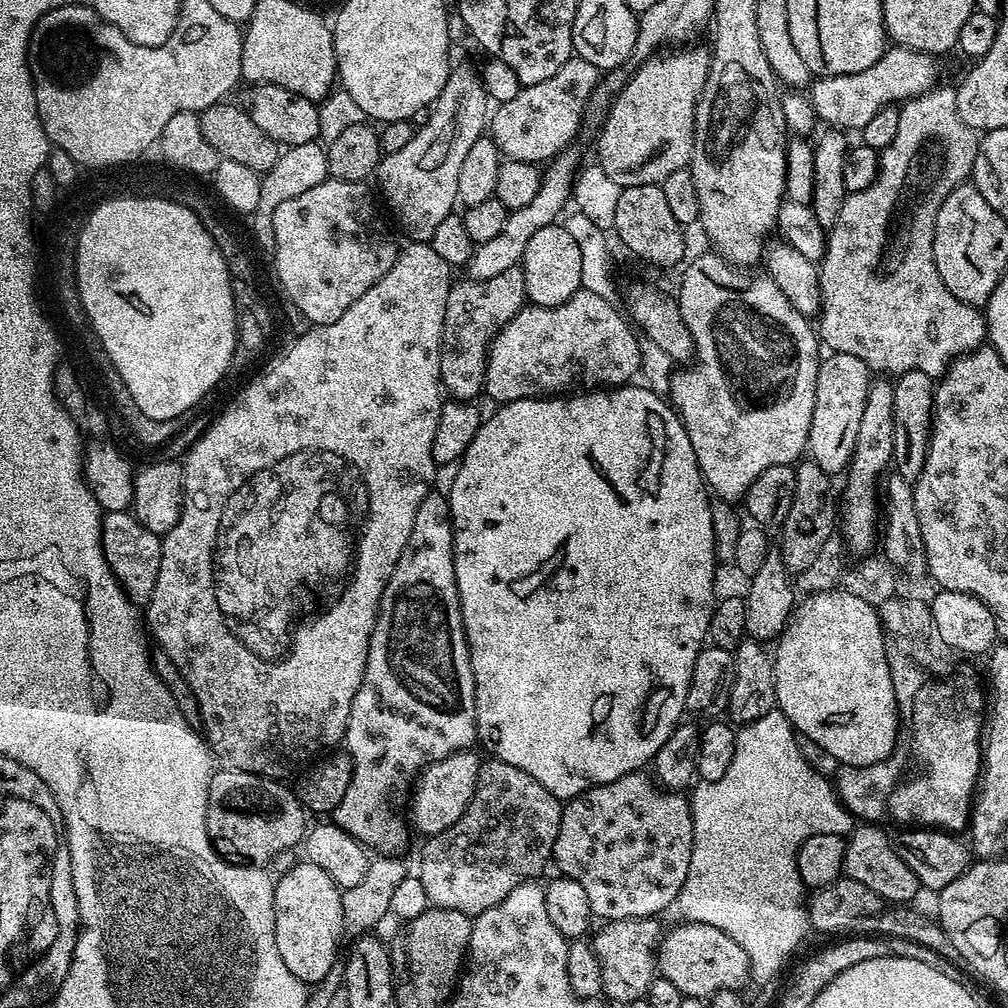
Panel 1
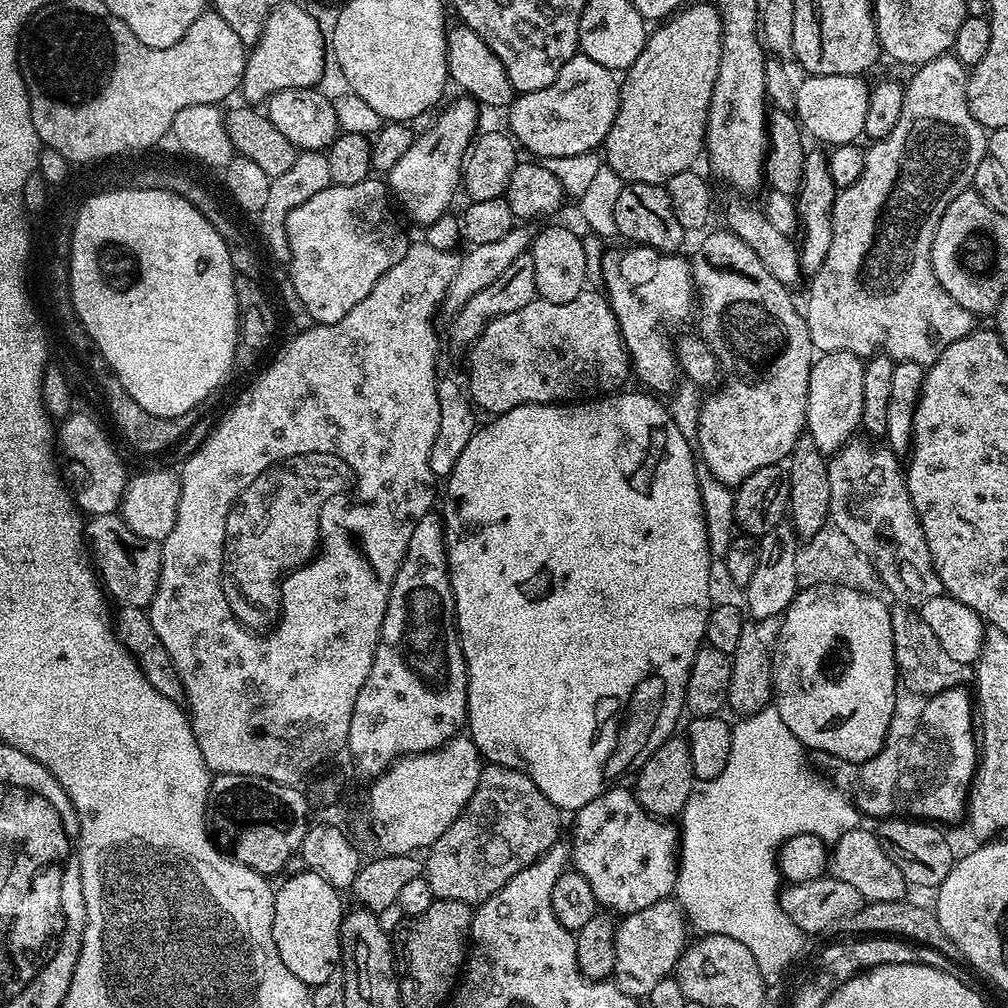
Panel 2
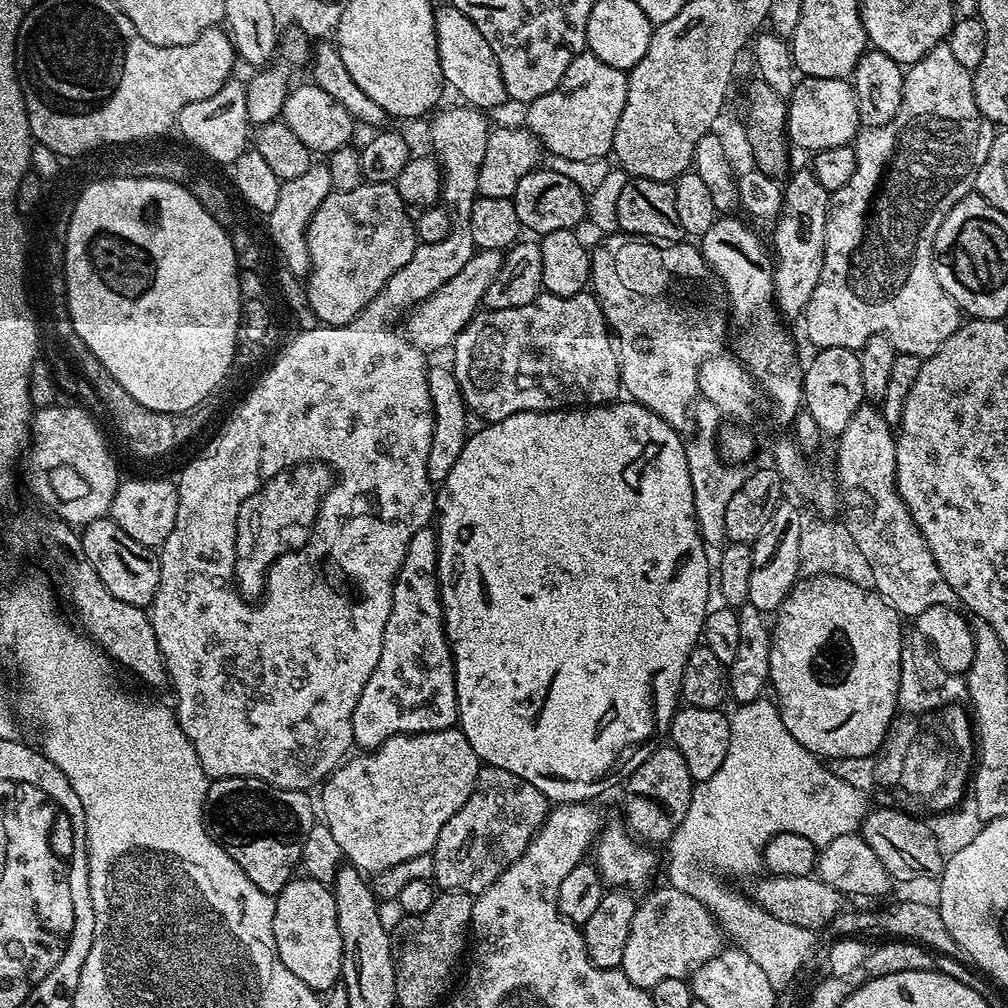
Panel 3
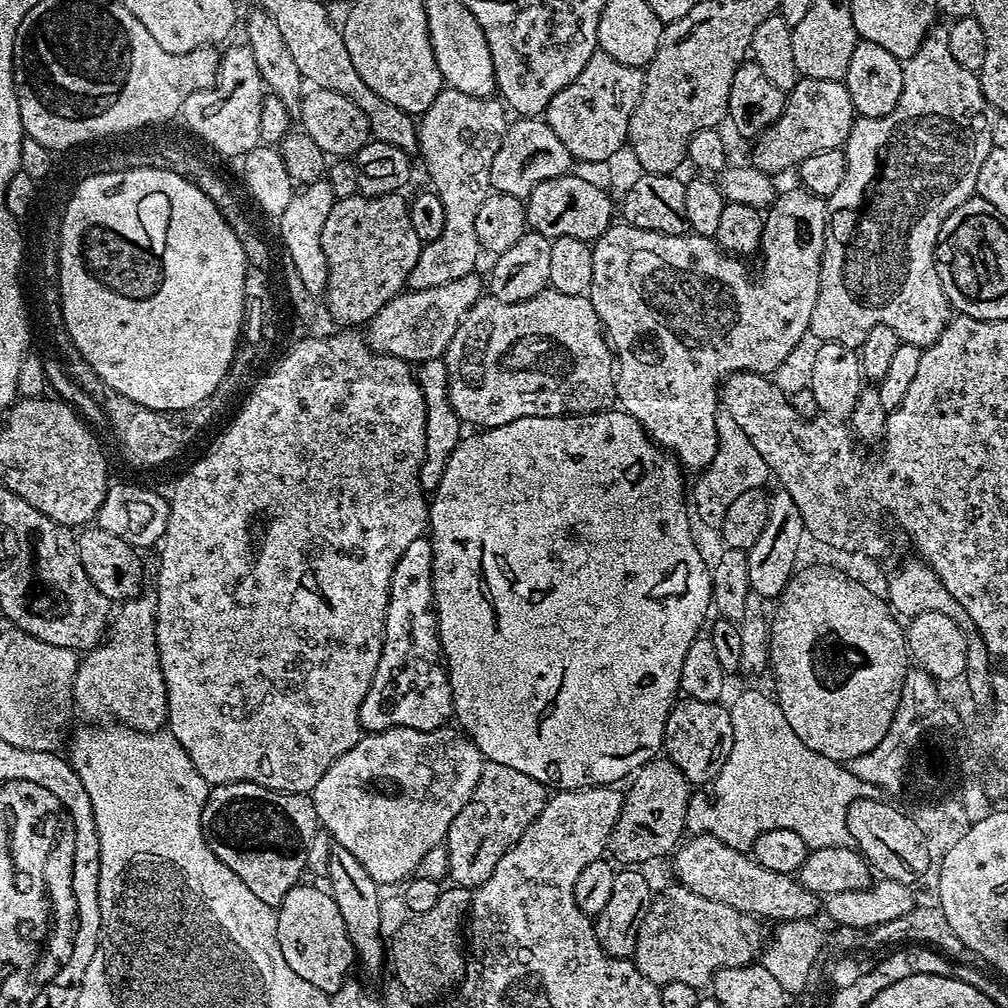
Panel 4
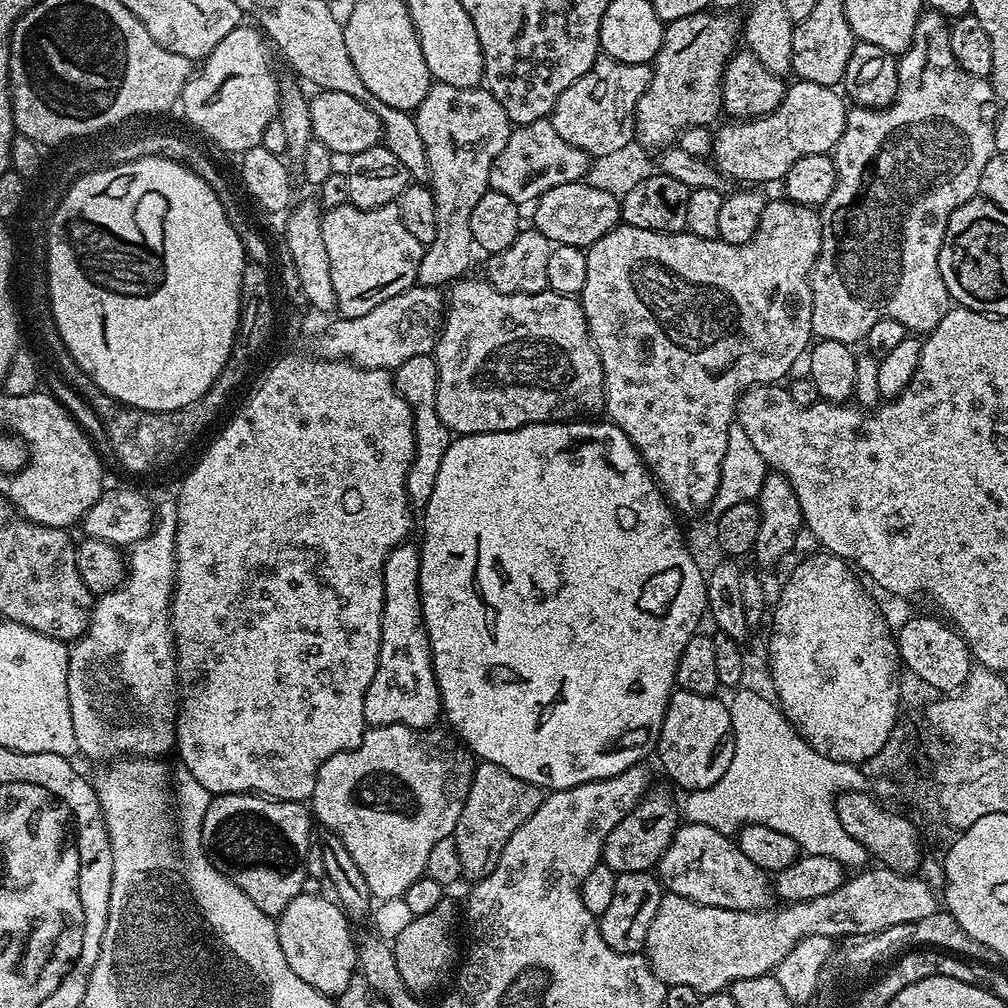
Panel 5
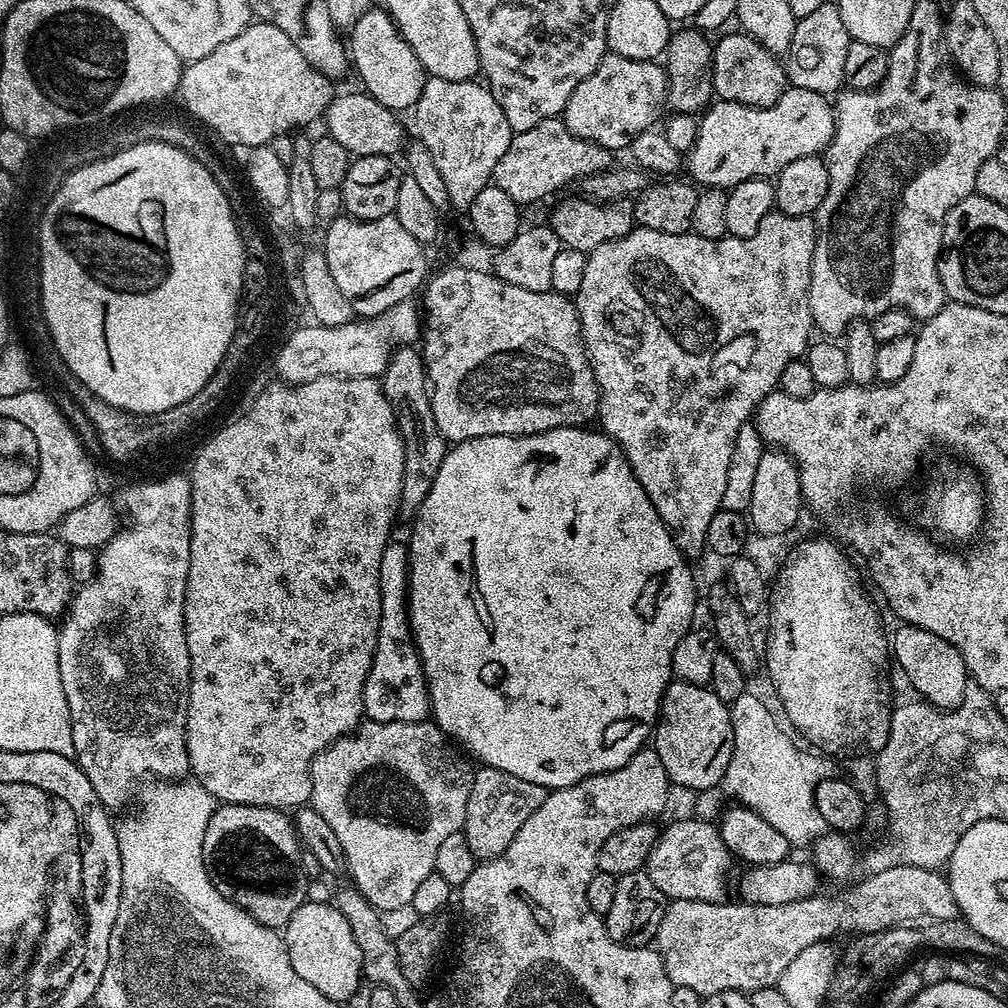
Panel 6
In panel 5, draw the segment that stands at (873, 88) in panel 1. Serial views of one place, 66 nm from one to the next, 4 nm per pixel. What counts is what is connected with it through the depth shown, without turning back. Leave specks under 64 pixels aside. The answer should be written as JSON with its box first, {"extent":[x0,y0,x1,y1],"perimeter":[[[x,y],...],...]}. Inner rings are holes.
{"extent":[710,79,849,186],"perimeter":[[[801,79],[795,83],[785,87],[782,102],[769,116],[728,122],[732,124],[715,133],[710,156],[723,175],[736,182],[765,186],[771,180],[783,181],[798,158],[806,158],[806,154],[831,153],[835,149],[848,117],[849,105],[845,97],[830,84]]]}

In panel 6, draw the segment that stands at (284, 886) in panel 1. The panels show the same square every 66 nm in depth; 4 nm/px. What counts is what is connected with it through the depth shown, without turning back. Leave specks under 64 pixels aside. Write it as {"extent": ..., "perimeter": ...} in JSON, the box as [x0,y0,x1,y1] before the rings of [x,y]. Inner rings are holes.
{"extent":[282,899,362,1002],"perimeter":[[[309,899],[302,906],[298,906],[298,910],[294,910],[290,922],[284,925],[282,935],[286,950],[290,954],[290,966],[294,966],[295,972],[305,982],[310,982],[310,986],[314,986],[314,990],[326,994],[326,998],[331,1000],[346,1002],[361,988],[362,953],[358,950],[357,943],[354,942],[350,923],[346,922],[346,918],[343,917],[332,902],[319,904],[318,901]]]}

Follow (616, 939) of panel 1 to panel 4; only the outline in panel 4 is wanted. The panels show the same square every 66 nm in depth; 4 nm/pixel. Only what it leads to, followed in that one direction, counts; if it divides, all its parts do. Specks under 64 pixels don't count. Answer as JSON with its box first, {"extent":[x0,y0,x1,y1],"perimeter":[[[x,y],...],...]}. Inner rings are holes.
{"extent":[634,882,766,990],"perimeter":[[[672,882],[672,885],[665,890],[664,893],[653,895],[652,902],[649,904],[647,910],[644,911],[644,917],[642,922],[638,926],[638,938],[636,939],[636,950],[634,953],[634,963],[639,972],[643,974],[646,978],[650,978],[650,982],[655,984],[669,984],[670,982],[686,982],[686,986],[694,986],[698,990],[711,985],[712,977],[720,971],[721,968],[737,968],[743,964],[753,963],[761,955],[762,945],[766,940],[766,932],[762,929],[761,921],[755,916],[747,916],[744,912],[739,912],[734,910],[734,906],[726,906],[722,902],[710,902],[710,898],[702,898],[702,894],[694,894],[689,890],[689,888],[684,887],[683,884],[679,882]]]}

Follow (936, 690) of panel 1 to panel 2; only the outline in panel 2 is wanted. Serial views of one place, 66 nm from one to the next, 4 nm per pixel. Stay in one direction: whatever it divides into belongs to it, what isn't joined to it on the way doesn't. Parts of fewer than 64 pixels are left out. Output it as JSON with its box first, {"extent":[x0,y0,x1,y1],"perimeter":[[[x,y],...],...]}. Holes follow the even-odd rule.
{"extent":[914,686,978,826],"perimeter":[[[959,686],[929,695],[925,702],[925,714],[929,723],[941,727],[941,731],[948,735],[952,743],[952,751],[955,752],[955,765],[948,773],[948,783],[944,784],[943,788],[932,792],[927,798],[915,797],[914,803],[919,807],[916,816],[924,822],[935,822],[940,826],[956,826],[965,819],[968,811],[968,790],[972,787],[972,777],[976,774],[978,763],[978,736],[974,731],[973,693],[967,687]]]}

